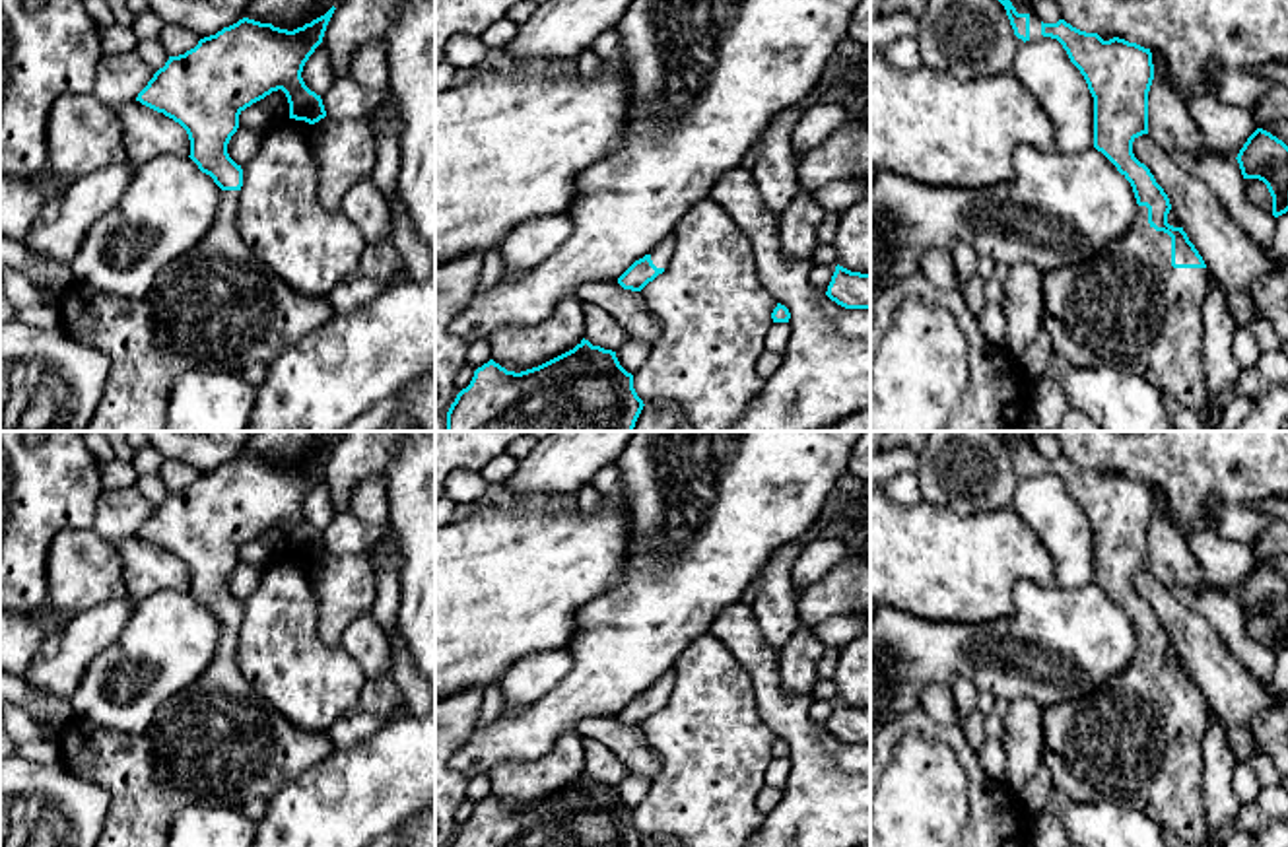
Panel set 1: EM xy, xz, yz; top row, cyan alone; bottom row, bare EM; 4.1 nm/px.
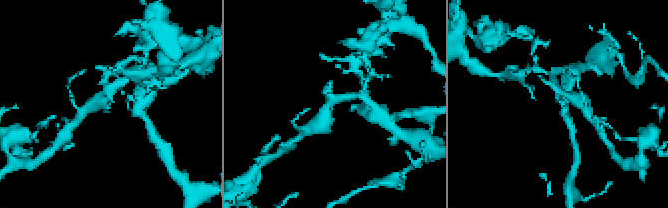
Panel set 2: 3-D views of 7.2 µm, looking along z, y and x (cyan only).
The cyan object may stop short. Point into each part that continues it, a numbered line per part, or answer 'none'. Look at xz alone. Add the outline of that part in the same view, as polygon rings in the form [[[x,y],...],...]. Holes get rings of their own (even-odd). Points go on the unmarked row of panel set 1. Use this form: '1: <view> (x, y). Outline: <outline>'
1: xz (663, 686). Outline: [[[668,670],[664,676],[661,676],[655,686],[651,688],[651,695],[657,703],[666,703],[672,688],[674,688],[674,670]]]

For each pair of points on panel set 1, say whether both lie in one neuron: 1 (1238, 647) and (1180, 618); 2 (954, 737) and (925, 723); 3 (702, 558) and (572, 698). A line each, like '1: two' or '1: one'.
1: two
2: one
3: one

